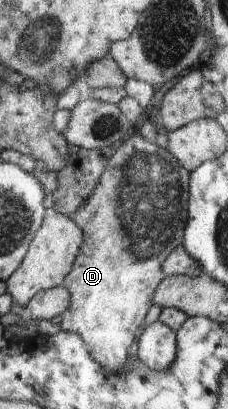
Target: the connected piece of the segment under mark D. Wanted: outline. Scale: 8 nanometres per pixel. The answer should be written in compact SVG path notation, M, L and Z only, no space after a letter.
M135 127L125 141L114 148L114 153L111 159L109 159L107 167L105 167L103 173L99 175L95 192L87 199L87 202L83 203L74 213L72 221L83 233L83 244L80 246L77 257L75 257L71 272L63 281L63 286L70 294L70 304L67 309L65 309L65 313L61 315L61 330L75 333L81 337L93 361L103 367L103 373L121 375L123 369L125 369L130 347L135 341L135 333L137 333L139 327L143 325L145 316L153 304L153 293L155 293L157 285L166 277L161 269L163 261L167 260L171 249L174 249L183 242L183 231L185 231L188 221L189 189L190 173L181 167L179 161L176 161L175 157L172 157L167 149L162 149L156 143L151 143L151 141L144 139L139 134L138 128Z

